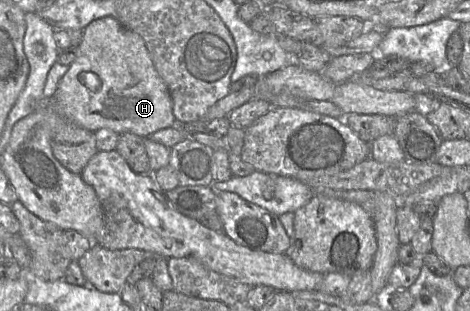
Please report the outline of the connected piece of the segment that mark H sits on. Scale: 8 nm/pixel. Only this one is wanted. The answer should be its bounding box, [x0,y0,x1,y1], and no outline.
[53,17,177,138]

